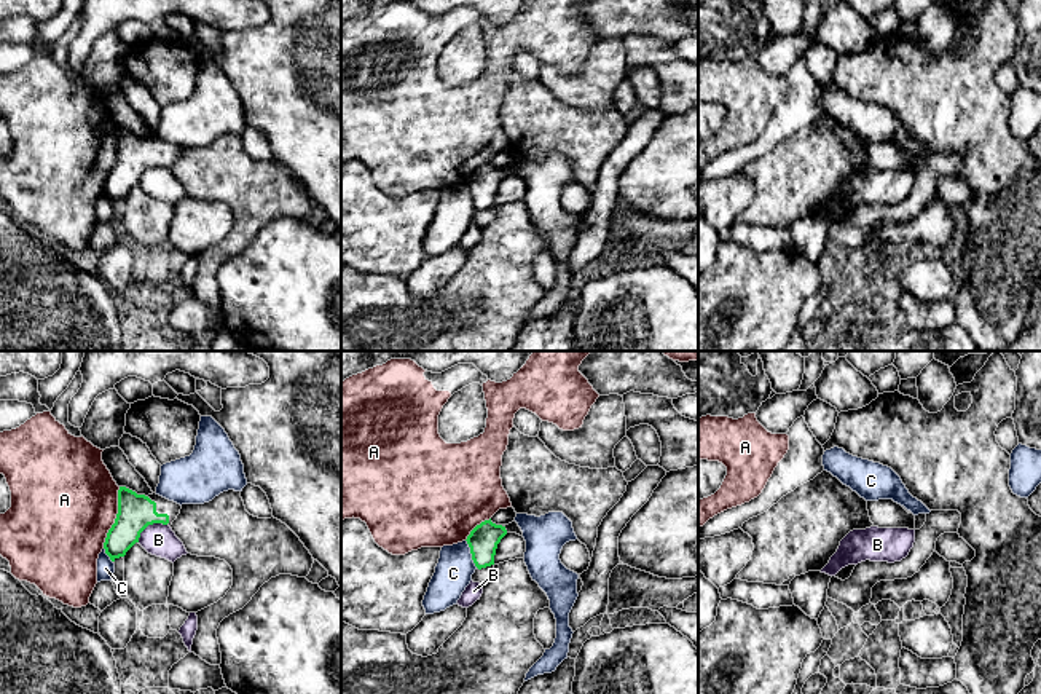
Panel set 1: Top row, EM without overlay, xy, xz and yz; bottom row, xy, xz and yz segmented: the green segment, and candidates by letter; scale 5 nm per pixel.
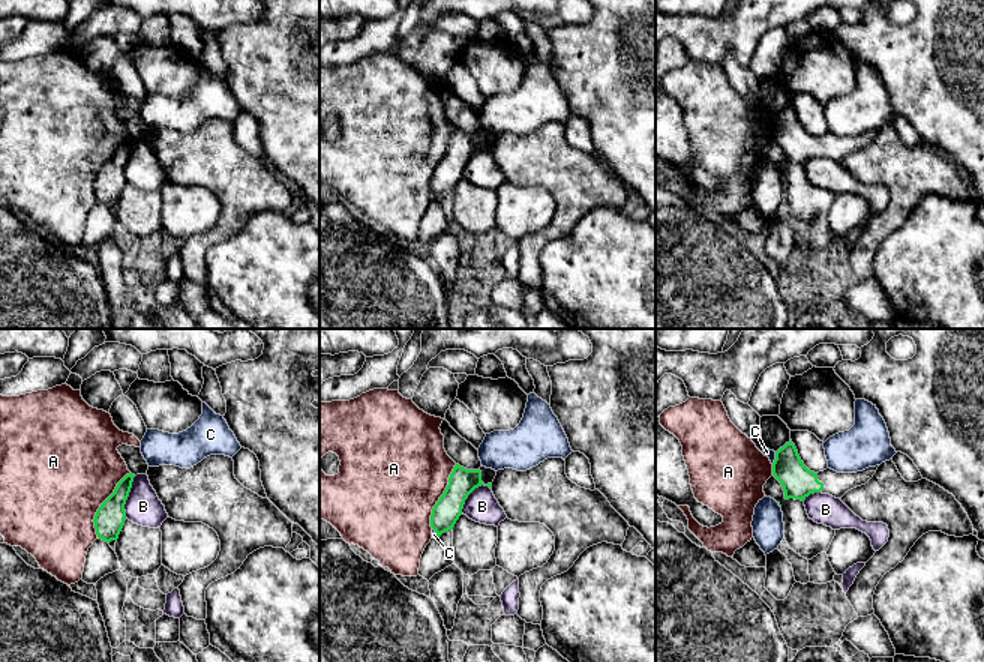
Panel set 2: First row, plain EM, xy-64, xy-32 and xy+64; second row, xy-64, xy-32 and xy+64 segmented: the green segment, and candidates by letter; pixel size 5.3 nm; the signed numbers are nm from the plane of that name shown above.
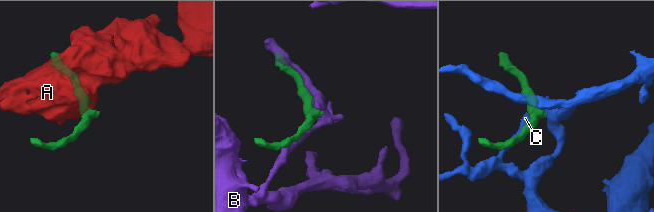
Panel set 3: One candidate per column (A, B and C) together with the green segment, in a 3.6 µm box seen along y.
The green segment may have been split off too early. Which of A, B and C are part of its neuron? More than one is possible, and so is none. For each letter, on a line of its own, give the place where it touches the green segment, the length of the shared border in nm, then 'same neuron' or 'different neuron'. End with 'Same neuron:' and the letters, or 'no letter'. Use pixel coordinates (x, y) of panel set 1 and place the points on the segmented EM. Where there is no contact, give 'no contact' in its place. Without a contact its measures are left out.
A: xy (117, 517) | 320 nm | different neuron
B: xy (149, 524) | 180 nm | different neuron
C: xz (471, 552) | 160 nm | different neuron
Same neuron: no letter

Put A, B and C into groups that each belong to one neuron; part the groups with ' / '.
A / B / C

